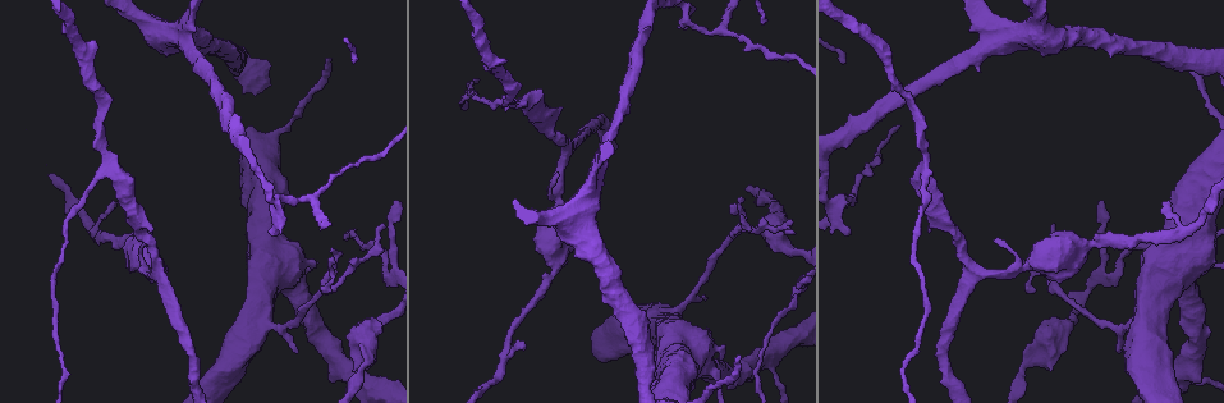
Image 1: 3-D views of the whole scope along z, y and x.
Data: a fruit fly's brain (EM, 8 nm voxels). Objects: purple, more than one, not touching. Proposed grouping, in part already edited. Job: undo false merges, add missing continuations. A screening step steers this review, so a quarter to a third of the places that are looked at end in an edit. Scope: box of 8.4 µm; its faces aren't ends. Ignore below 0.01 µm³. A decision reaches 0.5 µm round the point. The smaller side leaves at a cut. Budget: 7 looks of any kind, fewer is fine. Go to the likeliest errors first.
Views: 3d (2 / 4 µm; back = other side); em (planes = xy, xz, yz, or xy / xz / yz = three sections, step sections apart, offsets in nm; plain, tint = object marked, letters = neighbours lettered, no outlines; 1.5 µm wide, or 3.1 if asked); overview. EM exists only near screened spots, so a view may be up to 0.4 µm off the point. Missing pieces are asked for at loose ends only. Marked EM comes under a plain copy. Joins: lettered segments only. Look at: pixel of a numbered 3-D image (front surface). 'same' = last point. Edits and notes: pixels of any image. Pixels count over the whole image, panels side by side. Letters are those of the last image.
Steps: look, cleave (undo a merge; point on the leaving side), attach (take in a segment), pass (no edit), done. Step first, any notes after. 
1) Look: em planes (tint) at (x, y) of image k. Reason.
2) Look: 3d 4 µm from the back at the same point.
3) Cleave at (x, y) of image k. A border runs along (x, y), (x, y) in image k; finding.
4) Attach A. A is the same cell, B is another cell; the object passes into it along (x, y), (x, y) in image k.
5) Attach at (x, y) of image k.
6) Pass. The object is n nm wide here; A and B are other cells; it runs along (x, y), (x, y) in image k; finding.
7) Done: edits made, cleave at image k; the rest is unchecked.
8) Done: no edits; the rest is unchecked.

Look: 3d 4 µm at (327, 58) of image 1. Tapers out.

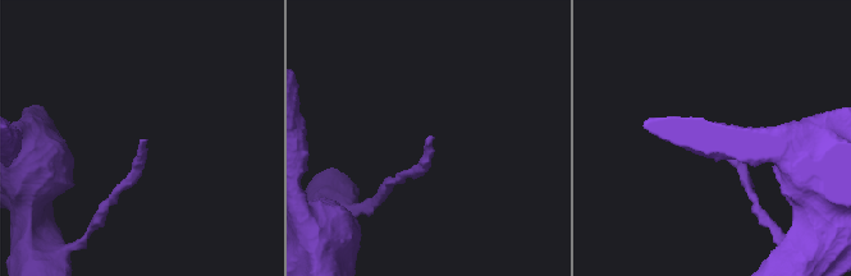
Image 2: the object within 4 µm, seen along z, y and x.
Look: em planes (letters) at (432, 136) of image 2.

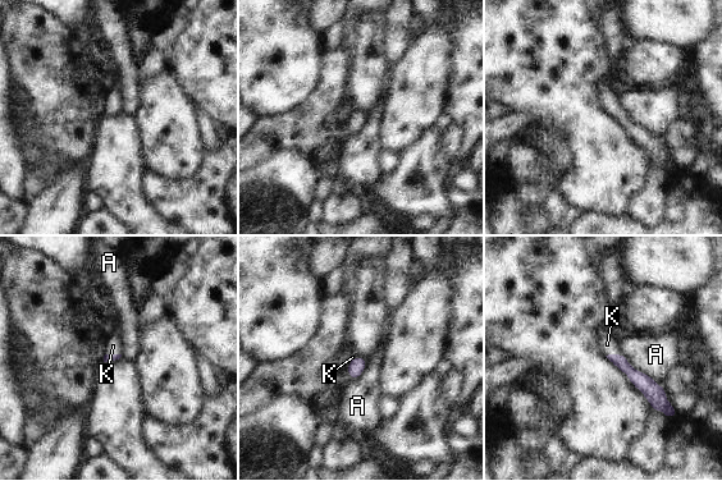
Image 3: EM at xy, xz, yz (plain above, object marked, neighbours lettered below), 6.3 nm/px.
Attach K. K is the same cell, A is another cell; the object passes into it along (108, 357), (112, 354), (113, 346) in image 3; it goes on there.

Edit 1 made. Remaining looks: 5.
Look: em planes (letters) at (705, 297) of image 1.

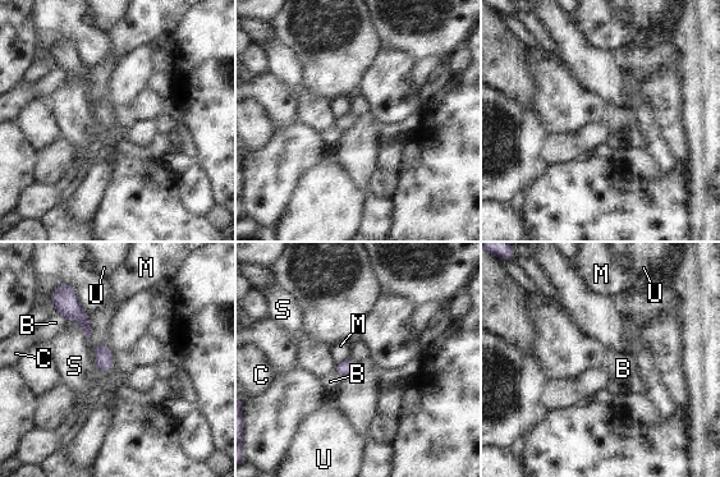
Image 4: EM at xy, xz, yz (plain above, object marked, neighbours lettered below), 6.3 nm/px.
Pass. B, C, M, S and U are other cells; a border runs along (54, 311), (65, 320) in image 4; none of them fits.

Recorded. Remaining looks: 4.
Look: em yz step 8 (letters) at (331, 249) of image 1. Free end.

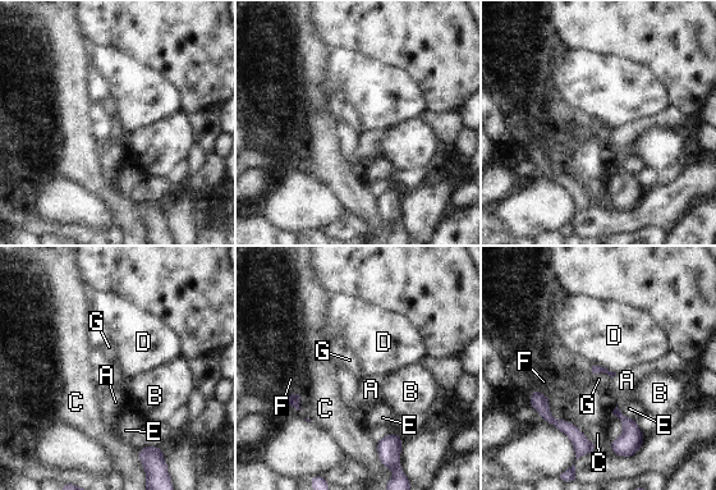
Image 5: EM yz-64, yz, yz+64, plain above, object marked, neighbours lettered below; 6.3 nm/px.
Pass. A, B, C, D, E, F and G are other cells; a border runs along (591, 362), (596, 362), (615, 372) in image 5; no lettered segment goes on from it.

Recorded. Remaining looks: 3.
Done: edits made, attach at image 3; the rest is unchecked.

